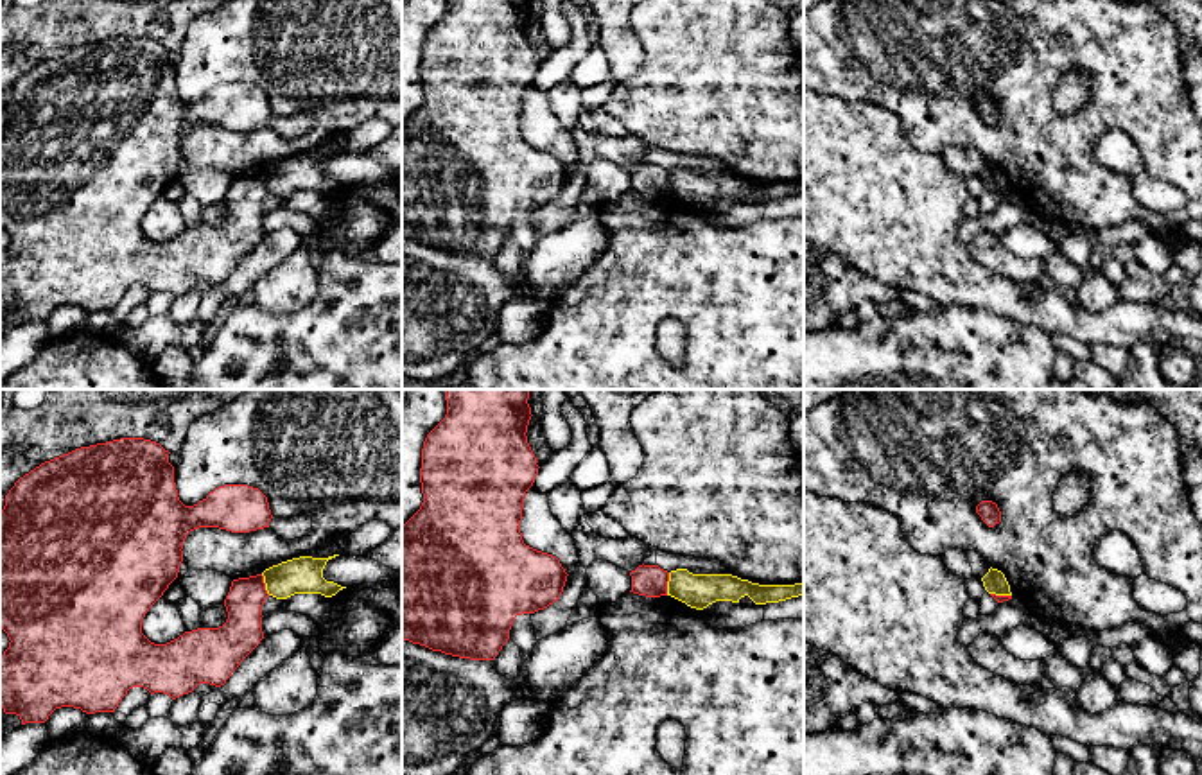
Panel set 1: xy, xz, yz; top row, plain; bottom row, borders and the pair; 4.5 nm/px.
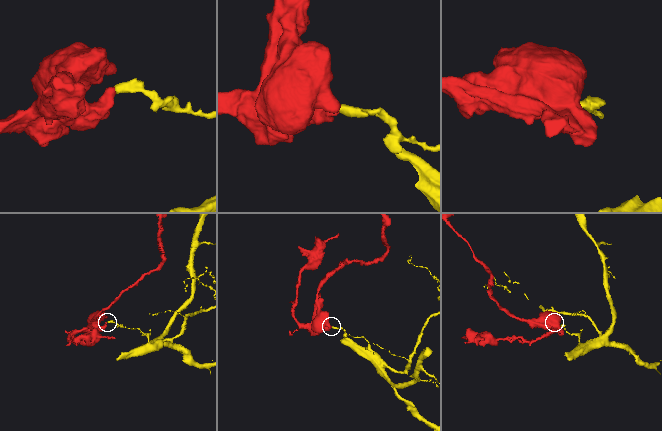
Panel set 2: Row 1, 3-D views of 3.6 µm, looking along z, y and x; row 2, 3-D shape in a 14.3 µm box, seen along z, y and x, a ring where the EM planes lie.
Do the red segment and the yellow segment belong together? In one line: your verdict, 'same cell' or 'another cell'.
another cell

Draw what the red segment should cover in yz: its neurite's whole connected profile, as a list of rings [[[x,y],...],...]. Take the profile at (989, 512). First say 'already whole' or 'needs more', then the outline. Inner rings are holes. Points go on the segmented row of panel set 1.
already whole; [[[981,501],[981,502],[976,506],[976,513],[981,517],[981,520],[983,520],[989,527],[994,527],[996,524],[1001,522],[1001,511],[999,511],[997,504],[992,502],[992,501]]]

